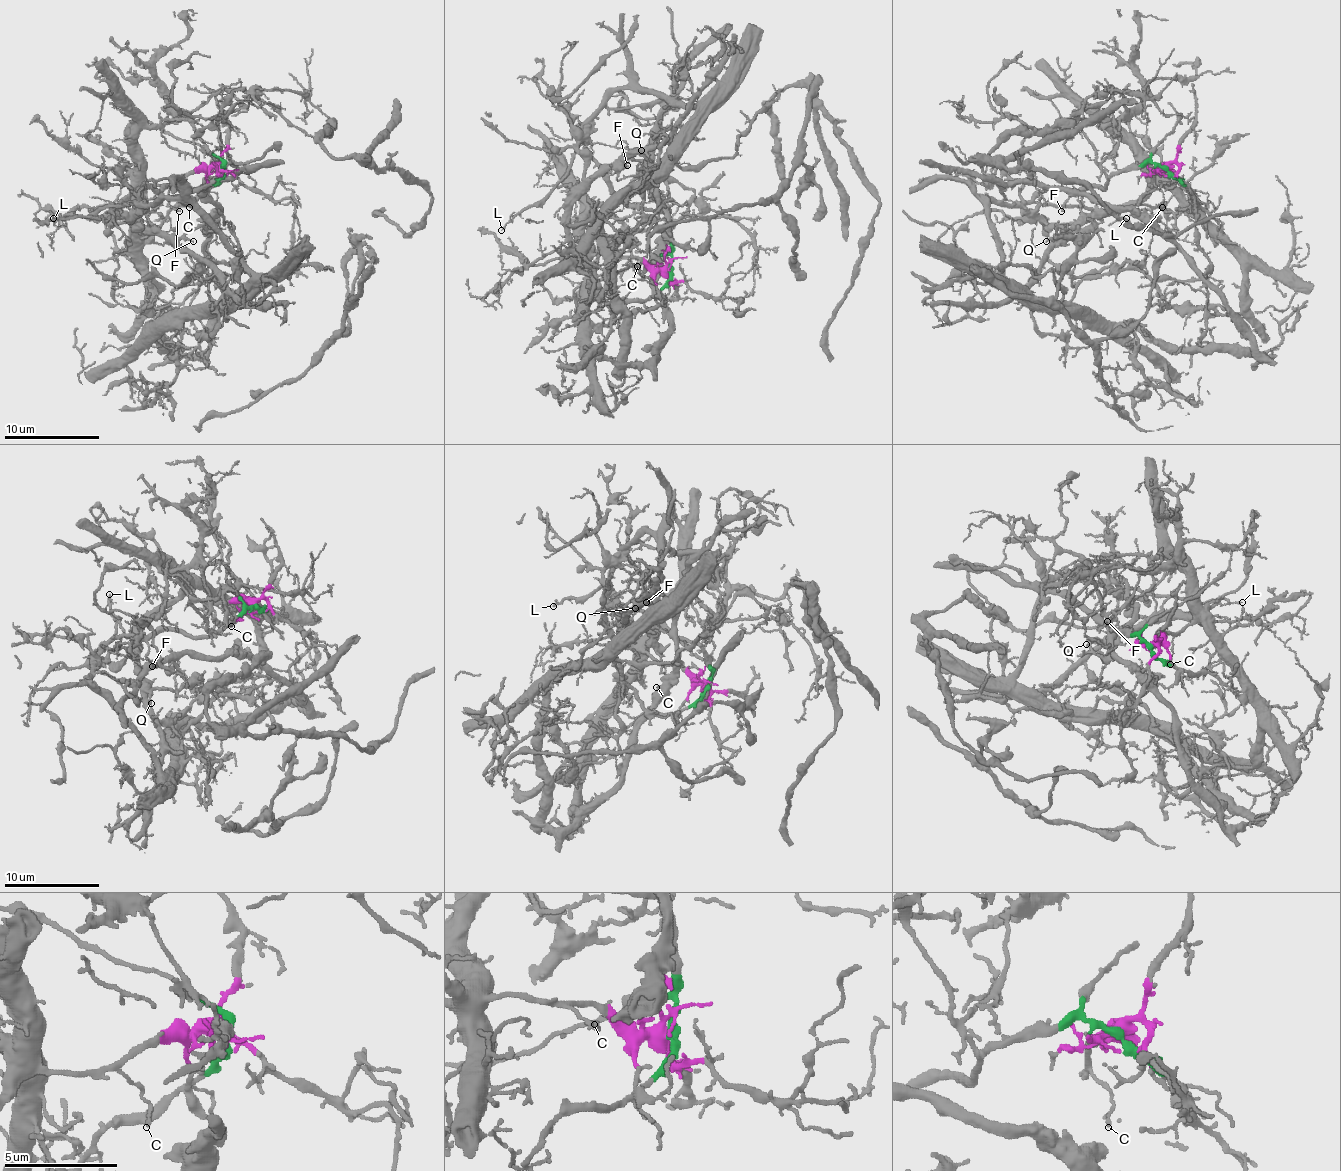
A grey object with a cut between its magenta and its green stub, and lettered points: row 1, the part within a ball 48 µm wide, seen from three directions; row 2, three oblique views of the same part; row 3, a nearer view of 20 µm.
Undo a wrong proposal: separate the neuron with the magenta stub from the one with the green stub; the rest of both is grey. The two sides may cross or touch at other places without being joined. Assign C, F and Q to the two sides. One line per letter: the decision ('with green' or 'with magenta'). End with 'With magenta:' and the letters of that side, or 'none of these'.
C: with magenta
F: with green
Q: with magenta
With magenta: C, Q

